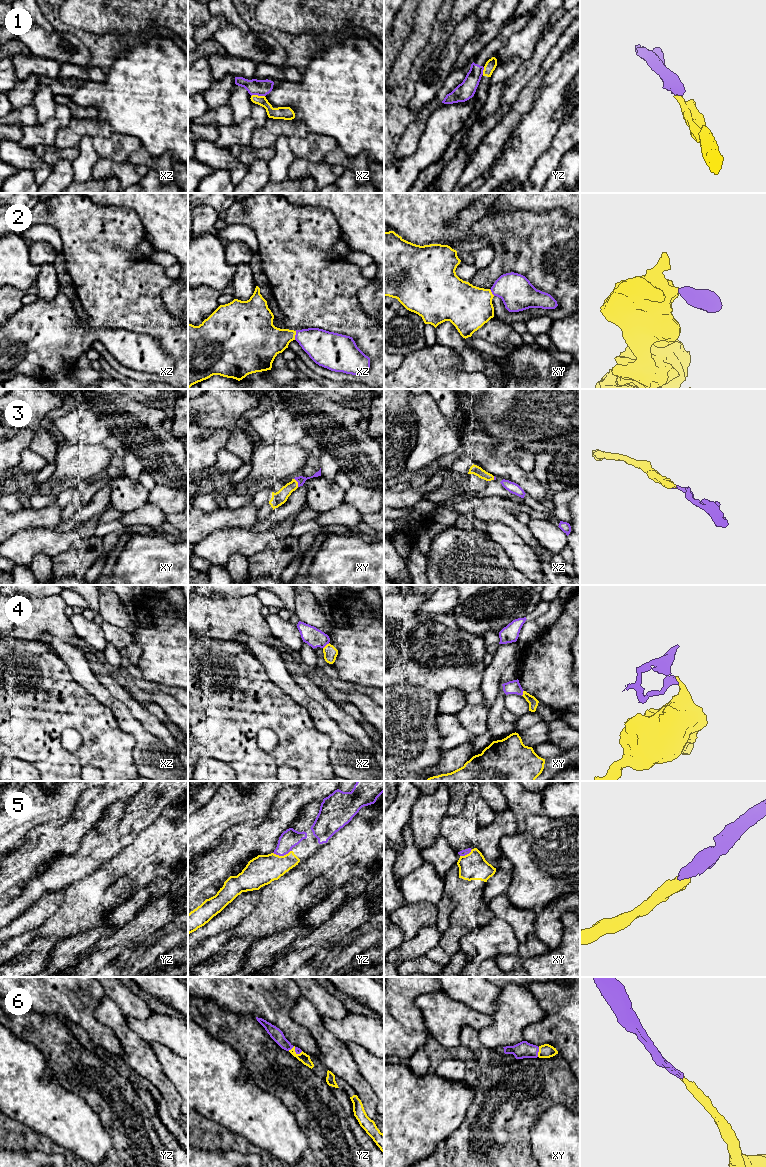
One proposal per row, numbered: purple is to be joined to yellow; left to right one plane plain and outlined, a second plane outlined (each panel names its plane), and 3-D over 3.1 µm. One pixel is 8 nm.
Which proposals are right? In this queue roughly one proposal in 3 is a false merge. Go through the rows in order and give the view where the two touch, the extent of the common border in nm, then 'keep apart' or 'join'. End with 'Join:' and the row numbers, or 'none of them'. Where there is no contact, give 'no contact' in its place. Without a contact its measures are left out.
1: xz | 110 nm | keep apart
2: xz | 70 nm | join
3: xy | 80 nm | join
4: xz | 70 nm | keep apart
5: yz | 150 nm | join
6: xy | 80 nm | join
Join: 2, 3, 5, 6

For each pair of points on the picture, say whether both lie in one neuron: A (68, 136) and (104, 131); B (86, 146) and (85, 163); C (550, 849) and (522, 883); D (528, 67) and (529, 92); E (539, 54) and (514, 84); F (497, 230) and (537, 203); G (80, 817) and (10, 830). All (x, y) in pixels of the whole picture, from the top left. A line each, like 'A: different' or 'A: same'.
A: same
B: same
C: same
D: different
E: same
F: different
G: different

